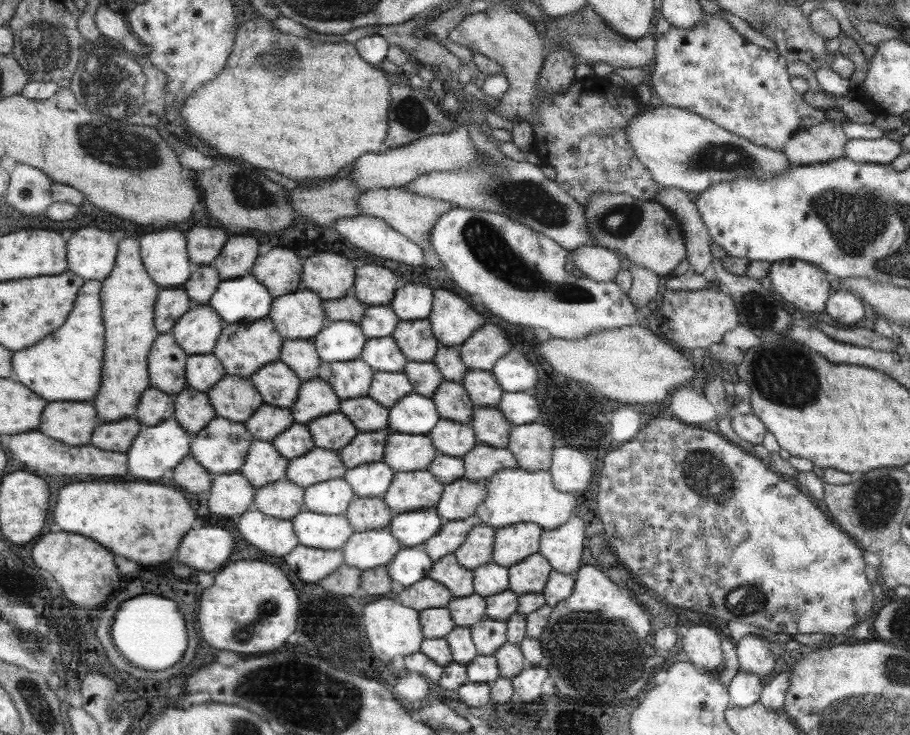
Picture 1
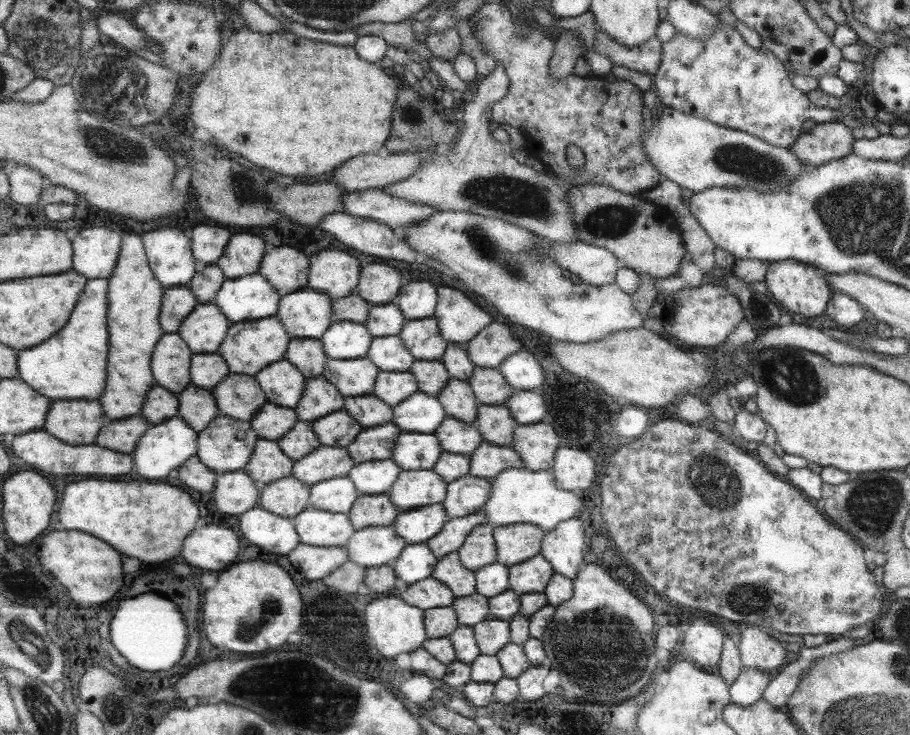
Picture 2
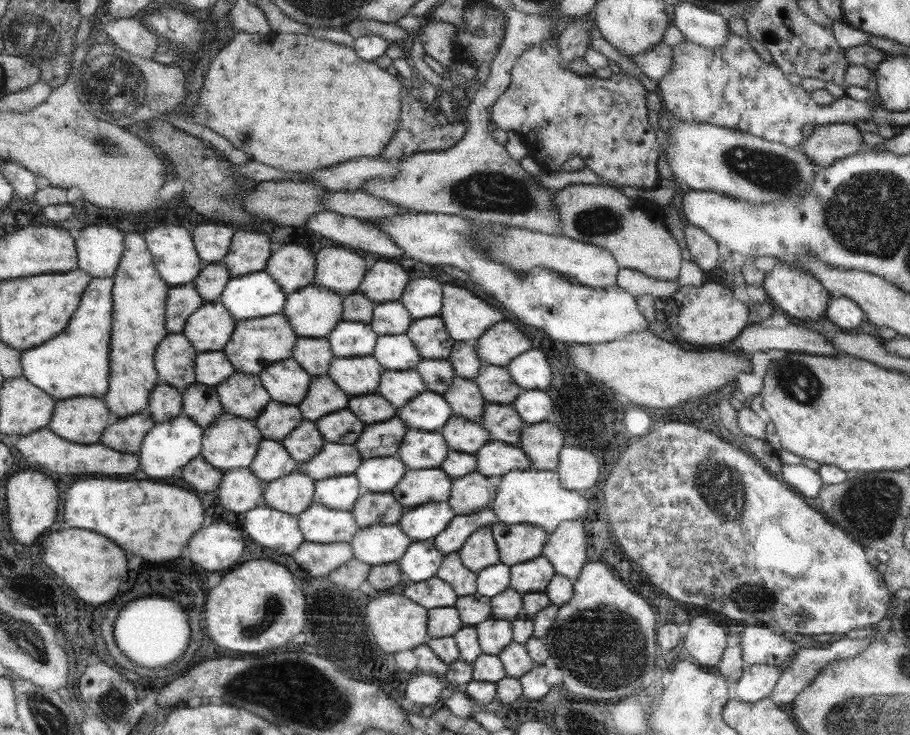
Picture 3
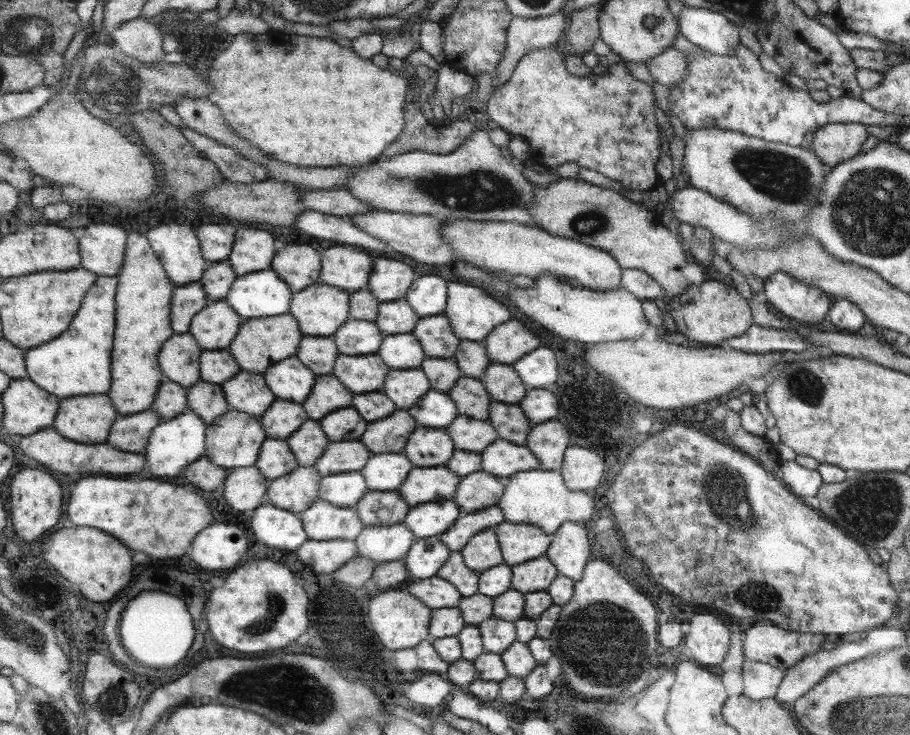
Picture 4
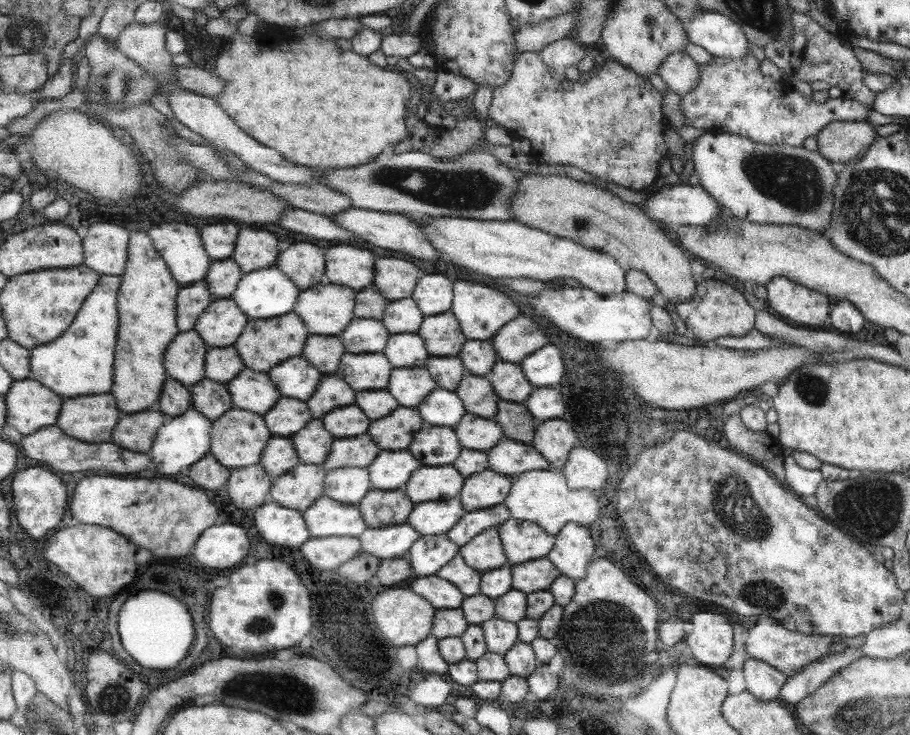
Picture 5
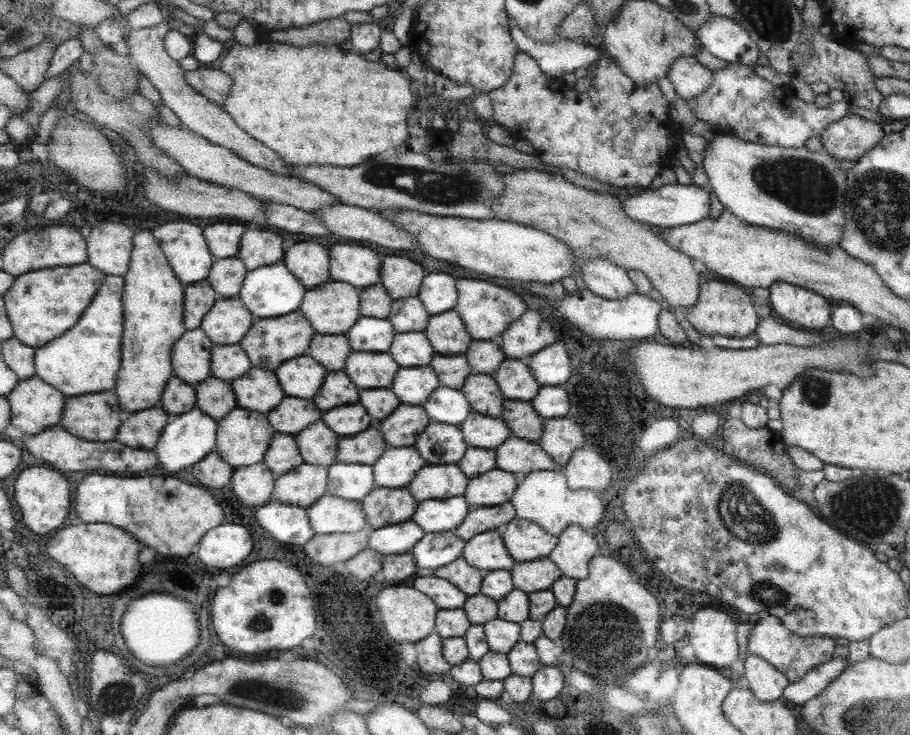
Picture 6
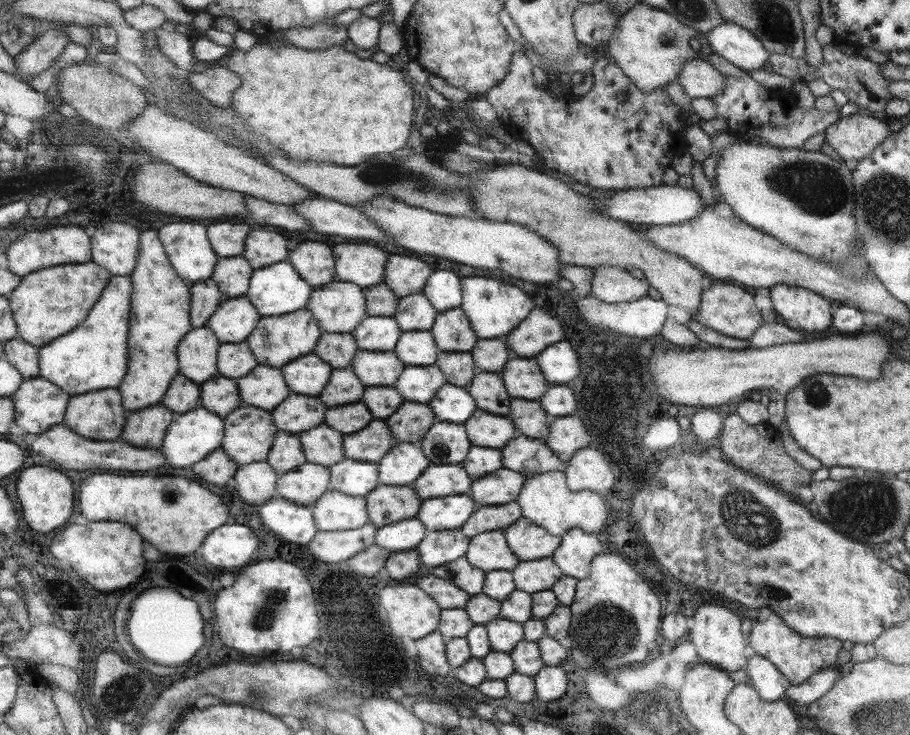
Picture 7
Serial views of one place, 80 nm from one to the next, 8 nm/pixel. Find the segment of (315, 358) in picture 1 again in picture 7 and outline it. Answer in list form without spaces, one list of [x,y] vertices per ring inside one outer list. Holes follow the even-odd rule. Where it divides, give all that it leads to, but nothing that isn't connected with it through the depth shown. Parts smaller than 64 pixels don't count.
[[[324,332],[315,354],[330,362],[335,369],[349,369],[359,351],[355,333]]]

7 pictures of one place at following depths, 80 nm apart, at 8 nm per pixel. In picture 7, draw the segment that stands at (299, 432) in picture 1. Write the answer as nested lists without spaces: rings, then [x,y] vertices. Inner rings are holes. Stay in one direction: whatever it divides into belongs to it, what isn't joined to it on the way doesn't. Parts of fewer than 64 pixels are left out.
[[[326,422],[299,434],[309,463],[333,467],[346,458],[344,434]]]

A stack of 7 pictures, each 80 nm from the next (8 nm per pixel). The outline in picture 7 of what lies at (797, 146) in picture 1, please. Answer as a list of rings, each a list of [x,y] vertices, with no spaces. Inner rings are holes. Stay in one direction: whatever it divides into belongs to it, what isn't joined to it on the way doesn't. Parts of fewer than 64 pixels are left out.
[[[847,115],[824,131],[831,148],[846,162],[854,164],[869,157],[884,142],[889,131],[881,120],[866,115]]]

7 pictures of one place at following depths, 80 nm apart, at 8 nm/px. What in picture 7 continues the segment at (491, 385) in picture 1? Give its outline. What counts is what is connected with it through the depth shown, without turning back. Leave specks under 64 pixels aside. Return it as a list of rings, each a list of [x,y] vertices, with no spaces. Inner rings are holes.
[[[510,358],[499,373],[511,399],[537,401],[550,388],[535,358]]]

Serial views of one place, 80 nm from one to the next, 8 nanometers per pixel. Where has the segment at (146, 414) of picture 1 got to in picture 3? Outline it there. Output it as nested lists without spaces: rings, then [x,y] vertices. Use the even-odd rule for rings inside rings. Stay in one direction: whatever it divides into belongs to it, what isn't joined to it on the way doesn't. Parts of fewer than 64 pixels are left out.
[[[161,383],[153,391],[147,409],[157,423],[164,423],[184,414],[184,394],[169,383]]]

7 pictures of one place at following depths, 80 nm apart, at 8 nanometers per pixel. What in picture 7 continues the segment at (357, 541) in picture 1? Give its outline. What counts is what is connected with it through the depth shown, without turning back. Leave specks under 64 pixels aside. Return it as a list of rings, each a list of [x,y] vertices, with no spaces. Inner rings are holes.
[[[415,516],[378,528],[373,545],[386,548],[390,552],[406,551],[420,545],[425,534],[426,526]]]

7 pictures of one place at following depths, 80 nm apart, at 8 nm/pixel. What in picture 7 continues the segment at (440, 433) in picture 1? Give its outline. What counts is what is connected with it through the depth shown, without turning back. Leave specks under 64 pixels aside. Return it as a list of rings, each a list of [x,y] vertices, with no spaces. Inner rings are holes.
[[[476,409],[463,426],[467,430],[471,446],[483,448],[503,448],[518,434],[511,419],[481,409]]]

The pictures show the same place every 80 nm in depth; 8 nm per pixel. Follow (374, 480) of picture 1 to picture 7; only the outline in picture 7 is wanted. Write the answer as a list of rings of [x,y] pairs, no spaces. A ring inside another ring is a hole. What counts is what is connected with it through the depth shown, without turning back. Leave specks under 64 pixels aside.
[[[409,442],[393,444],[377,464],[379,484],[411,486],[428,469],[431,462],[421,446]]]

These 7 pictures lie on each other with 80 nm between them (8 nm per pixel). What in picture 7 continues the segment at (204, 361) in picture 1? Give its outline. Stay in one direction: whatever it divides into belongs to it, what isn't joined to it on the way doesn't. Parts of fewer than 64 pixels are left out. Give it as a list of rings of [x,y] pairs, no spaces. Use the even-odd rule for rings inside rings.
[[[248,341],[240,343],[223,343],[220,346],[220,375],[239,379],[251,374],[259,364],[256,354]]]

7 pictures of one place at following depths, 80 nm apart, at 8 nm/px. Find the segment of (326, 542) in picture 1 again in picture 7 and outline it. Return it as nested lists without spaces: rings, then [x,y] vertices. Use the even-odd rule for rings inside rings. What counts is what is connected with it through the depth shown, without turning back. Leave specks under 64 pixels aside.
[[[330,488],[314,506],[321,531],[355,530],[370,522],[367,497],[351,496]]]

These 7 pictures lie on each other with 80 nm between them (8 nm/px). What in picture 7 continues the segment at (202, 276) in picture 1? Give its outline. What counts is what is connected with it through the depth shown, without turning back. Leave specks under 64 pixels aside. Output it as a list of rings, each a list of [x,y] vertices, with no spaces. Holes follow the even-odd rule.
[[[245,256],[220,257],[212,279],[226,298],[245,297],[251,287],[255,268]]]

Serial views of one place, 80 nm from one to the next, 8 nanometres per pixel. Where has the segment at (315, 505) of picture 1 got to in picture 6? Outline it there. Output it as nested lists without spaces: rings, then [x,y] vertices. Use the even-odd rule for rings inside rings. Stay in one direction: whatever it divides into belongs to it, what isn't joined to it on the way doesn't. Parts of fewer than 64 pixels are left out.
[[[337,462],[329,468],[328,494],[363,501],[375,488],[371,465]]]

